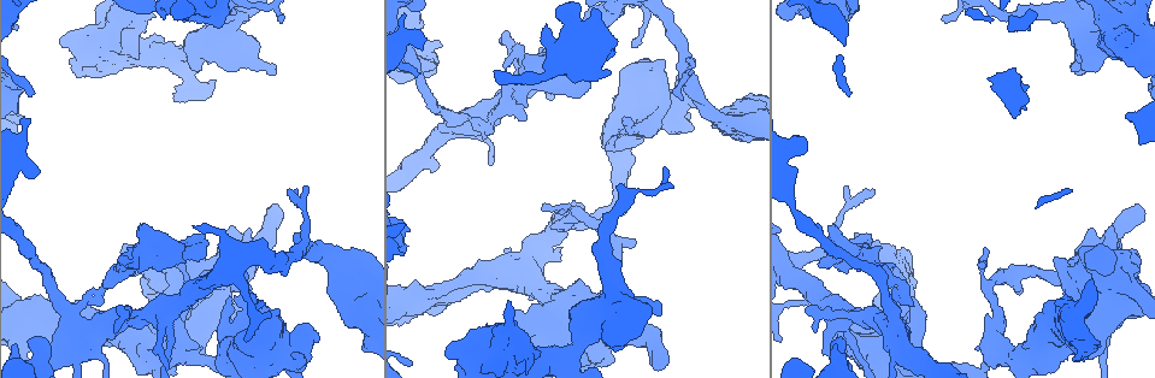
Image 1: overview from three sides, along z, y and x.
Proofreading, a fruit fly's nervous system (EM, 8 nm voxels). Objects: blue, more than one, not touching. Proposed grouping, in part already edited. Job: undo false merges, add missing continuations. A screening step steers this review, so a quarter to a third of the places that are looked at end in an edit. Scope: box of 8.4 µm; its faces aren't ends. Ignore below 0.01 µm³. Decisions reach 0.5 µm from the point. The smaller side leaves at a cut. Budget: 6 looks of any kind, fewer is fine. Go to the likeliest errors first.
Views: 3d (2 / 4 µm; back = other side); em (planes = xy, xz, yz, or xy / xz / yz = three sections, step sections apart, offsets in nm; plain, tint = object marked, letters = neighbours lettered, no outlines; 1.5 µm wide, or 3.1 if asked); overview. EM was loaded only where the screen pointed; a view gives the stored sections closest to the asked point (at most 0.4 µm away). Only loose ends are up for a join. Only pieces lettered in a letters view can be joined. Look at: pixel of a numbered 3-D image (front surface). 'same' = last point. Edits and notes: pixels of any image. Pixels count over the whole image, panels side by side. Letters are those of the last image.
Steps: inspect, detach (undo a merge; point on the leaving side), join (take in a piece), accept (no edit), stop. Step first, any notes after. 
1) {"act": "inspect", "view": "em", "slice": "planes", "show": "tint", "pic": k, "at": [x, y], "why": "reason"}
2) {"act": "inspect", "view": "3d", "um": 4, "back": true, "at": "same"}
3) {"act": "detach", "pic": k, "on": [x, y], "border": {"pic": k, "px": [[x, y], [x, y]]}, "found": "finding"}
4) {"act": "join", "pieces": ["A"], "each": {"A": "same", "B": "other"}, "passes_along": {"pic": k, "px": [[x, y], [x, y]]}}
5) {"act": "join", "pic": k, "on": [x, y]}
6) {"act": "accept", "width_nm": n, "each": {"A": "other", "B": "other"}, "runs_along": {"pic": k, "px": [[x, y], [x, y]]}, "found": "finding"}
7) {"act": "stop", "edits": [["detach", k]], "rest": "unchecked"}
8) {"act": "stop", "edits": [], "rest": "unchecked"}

{"act": "inspect", "view": "em", "slice": "yz", "step": 8, "show": "letters", "pic": 1, "at": [517, 42], "why": "branch stops here"}

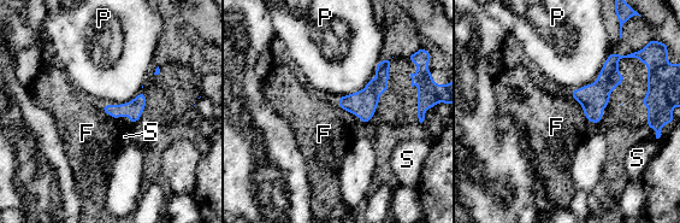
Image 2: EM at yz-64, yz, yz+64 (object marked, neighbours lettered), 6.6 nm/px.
{"act": "accept", "longest_contact_nm": ["P", 220], "each": {"F": "other", "P": "other", "S": "other"}, "found": "no lettered piece goes on from it"}

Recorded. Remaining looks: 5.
{"act": "inspect", "view": "3d", "um": 2, "pic": 1, "at": [581, 89], "why": "thick end"}

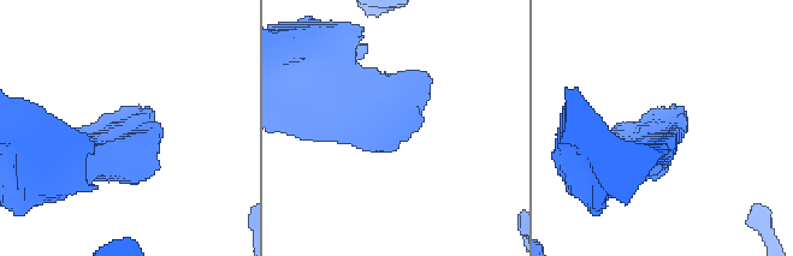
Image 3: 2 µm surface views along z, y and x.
{"act": "inspect", "view": "em", "slice": "xz", "step": 4, "show": "tint", "pic": 3, "at": [400, 137], "why": "shape alone is not enough"}

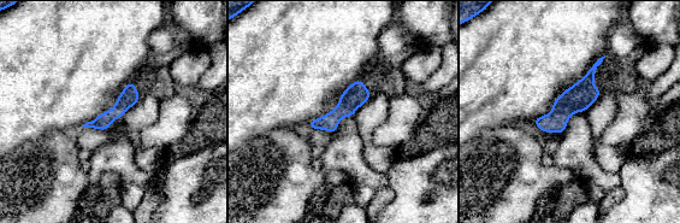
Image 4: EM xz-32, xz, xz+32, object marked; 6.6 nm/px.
{"act": "inspect", "view": "em", "slice": "xz", "step": 4, "show": "letters", "at": "same"}

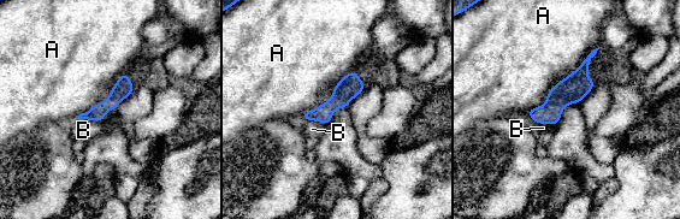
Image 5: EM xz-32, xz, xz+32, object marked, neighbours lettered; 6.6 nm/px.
{"act": "accept", "each": {"A": "other", "B": "other"}, "runs_along": {"pic": 5, "px": [[587, 60], [580, 77], [539, 120]]}, "found": "no lettered piece goes on from it"}

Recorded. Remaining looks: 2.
{"act": "inspect", "view": "3d", "um": 2, "back": true, "pic": 1, "at": [623, 70], "why": "stops while still wide"}

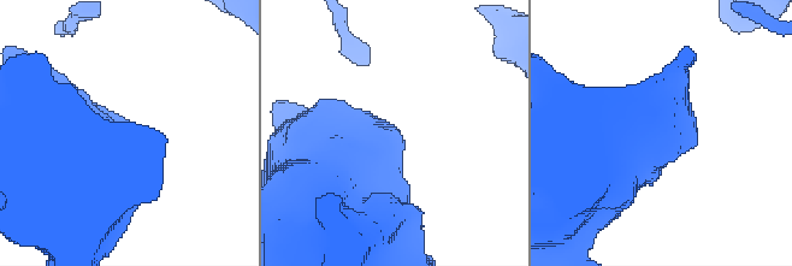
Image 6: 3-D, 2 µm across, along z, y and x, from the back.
{"act": "inspect", "view": "em", "slice": "planes", "show": "letters", "pic": 6, "at": [396, 131], "arm_widths_nm": [200, 400]}

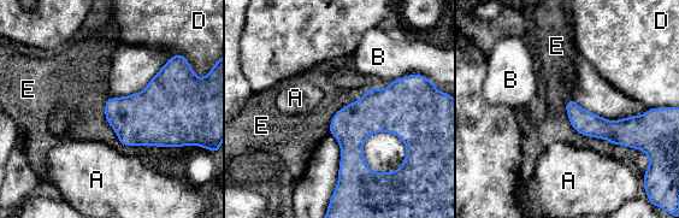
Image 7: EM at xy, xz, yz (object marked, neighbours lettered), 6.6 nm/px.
{"act": "accept", "each": {"A": "other", "B": "other", "D": "other", "E": "other"}, "runs_along": {"pic": 7, "px": [[568, 105], [600, 128], [643, 118]]}, "found": "no lettered piece goes on from it"}

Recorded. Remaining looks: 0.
{"act": "stop", "edits": [], "rest": "unchecked"}

